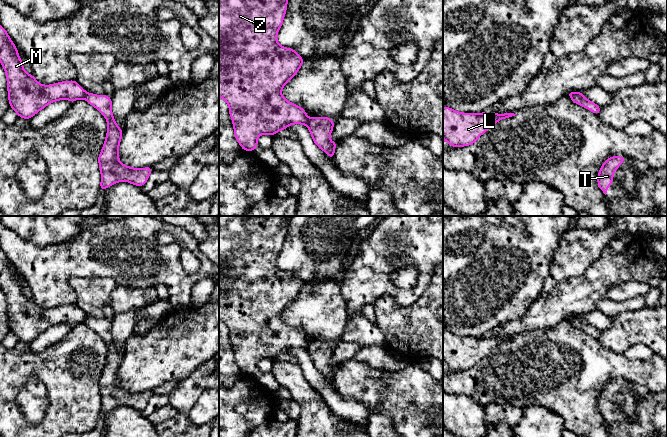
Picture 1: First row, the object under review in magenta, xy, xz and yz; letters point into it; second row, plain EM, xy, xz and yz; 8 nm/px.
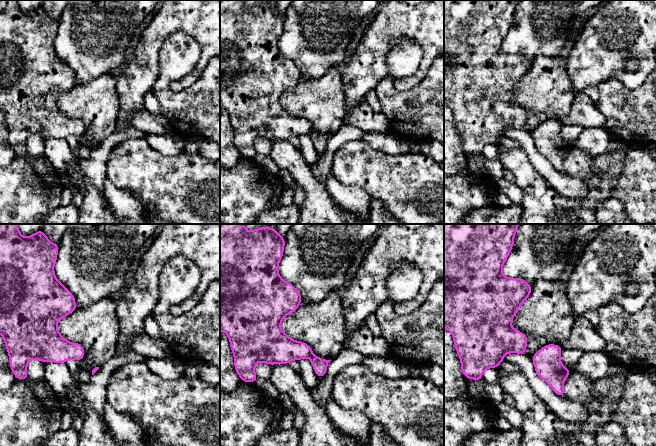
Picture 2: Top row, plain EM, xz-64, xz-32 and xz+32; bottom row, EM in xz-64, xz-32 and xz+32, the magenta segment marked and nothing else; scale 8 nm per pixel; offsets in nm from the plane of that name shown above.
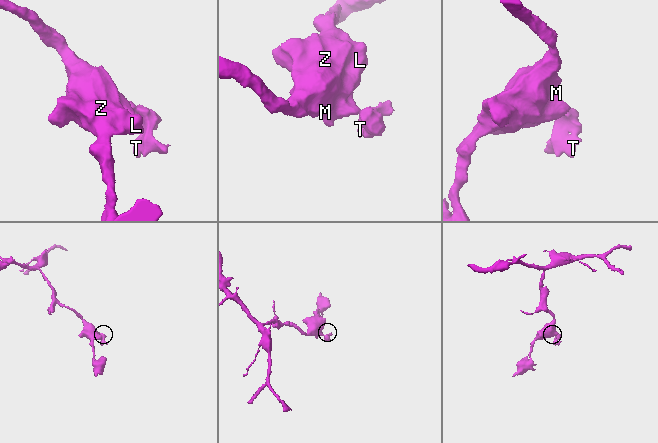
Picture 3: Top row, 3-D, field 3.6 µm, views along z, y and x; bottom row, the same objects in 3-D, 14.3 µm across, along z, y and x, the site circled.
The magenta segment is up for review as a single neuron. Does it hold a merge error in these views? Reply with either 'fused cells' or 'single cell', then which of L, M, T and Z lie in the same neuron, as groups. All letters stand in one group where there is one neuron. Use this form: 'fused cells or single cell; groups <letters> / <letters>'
fused cells; groups L M Z / T

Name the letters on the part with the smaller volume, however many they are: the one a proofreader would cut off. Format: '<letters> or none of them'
T

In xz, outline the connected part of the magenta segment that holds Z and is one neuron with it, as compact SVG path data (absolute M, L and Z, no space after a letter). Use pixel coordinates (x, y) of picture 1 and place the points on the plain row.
M219 216L219 320L229 329L234 359L244 375L254 375L261 358L274 360L289 349L307 349L306 334L287 325L281 315L303 289L303 282L293 273L277 266L291 216Z

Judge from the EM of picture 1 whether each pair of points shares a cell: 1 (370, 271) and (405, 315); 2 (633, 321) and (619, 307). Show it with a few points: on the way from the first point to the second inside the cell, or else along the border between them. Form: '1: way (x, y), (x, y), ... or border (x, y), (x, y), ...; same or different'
1: border (373, 302), (391, 294), (399, 305), (409, 305); different
2: border (643, 307), (619, 313), (611, 318); different

